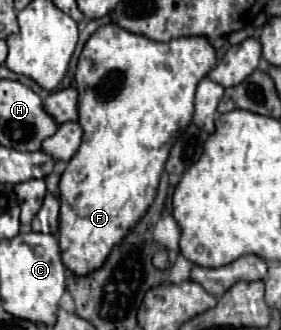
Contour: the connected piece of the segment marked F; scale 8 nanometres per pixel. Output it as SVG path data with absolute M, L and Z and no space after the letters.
M107 24L87 40L75 72L81 98L79 124L83 128L83 142L77 154L69 160L59 182L59 246L69 270L75 274L97 270L97 266L109 256L109 250L129 232L129 226L145 214L149 202L155 198L161 172L171 152L171 140L191 122L195 88L215 62L215 48L205 36L183 36L171 42L155 42L143 34L123 30L117 24Z

